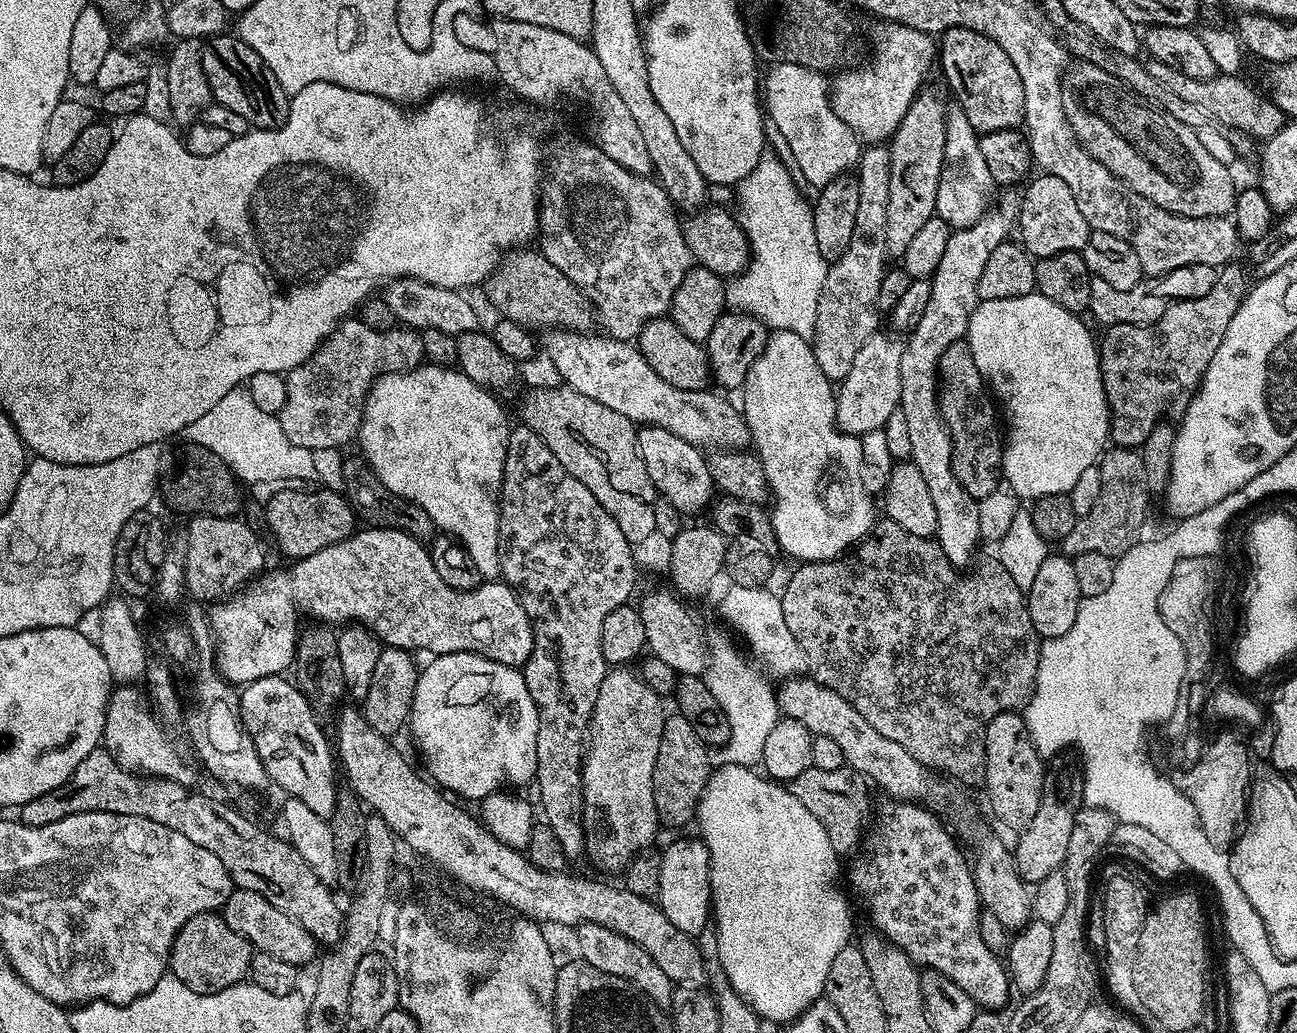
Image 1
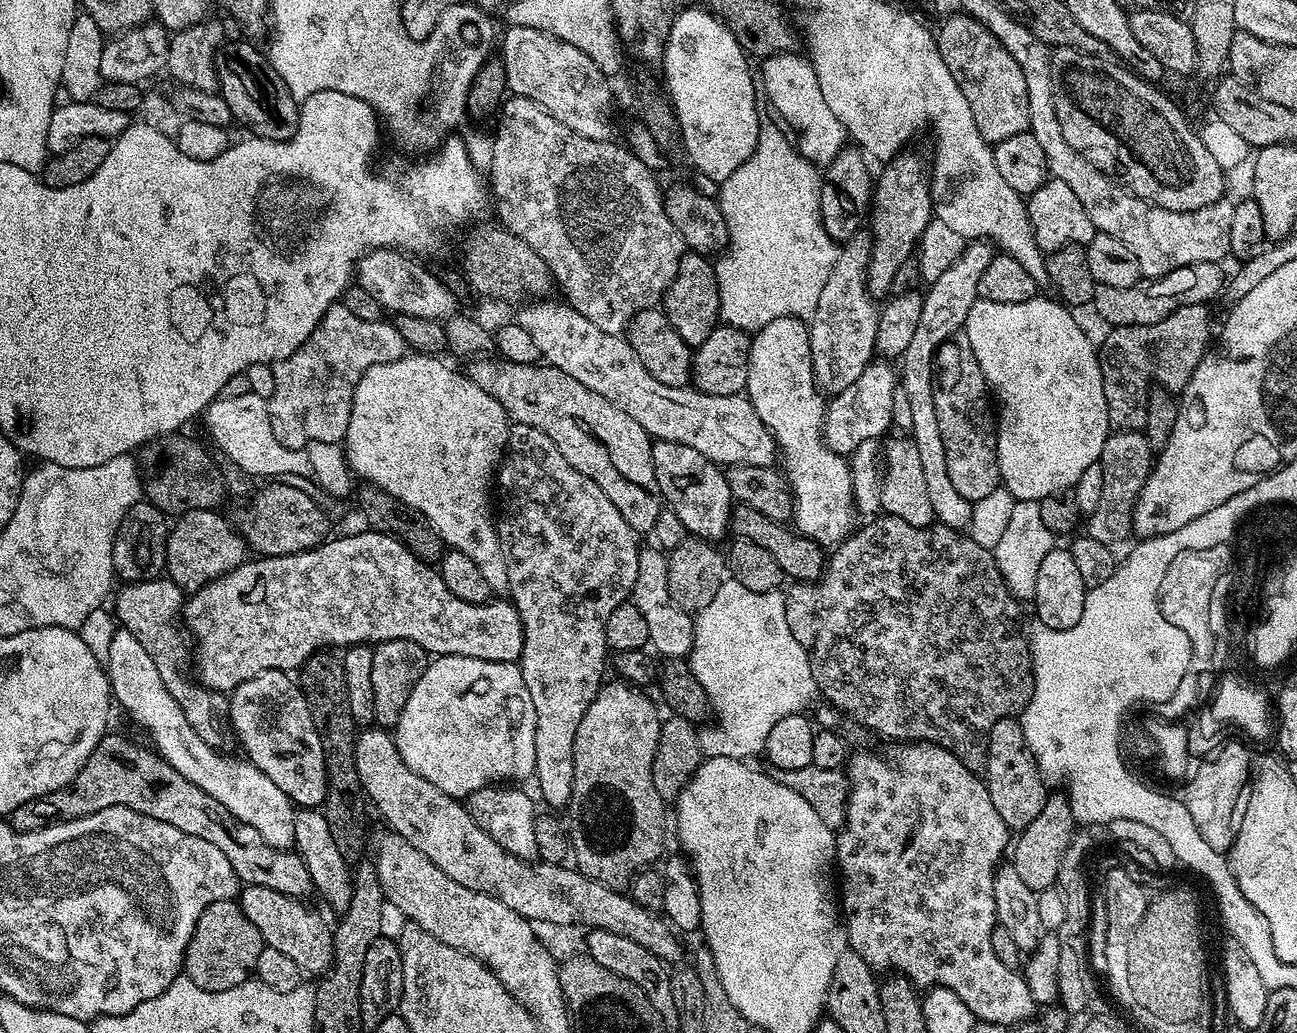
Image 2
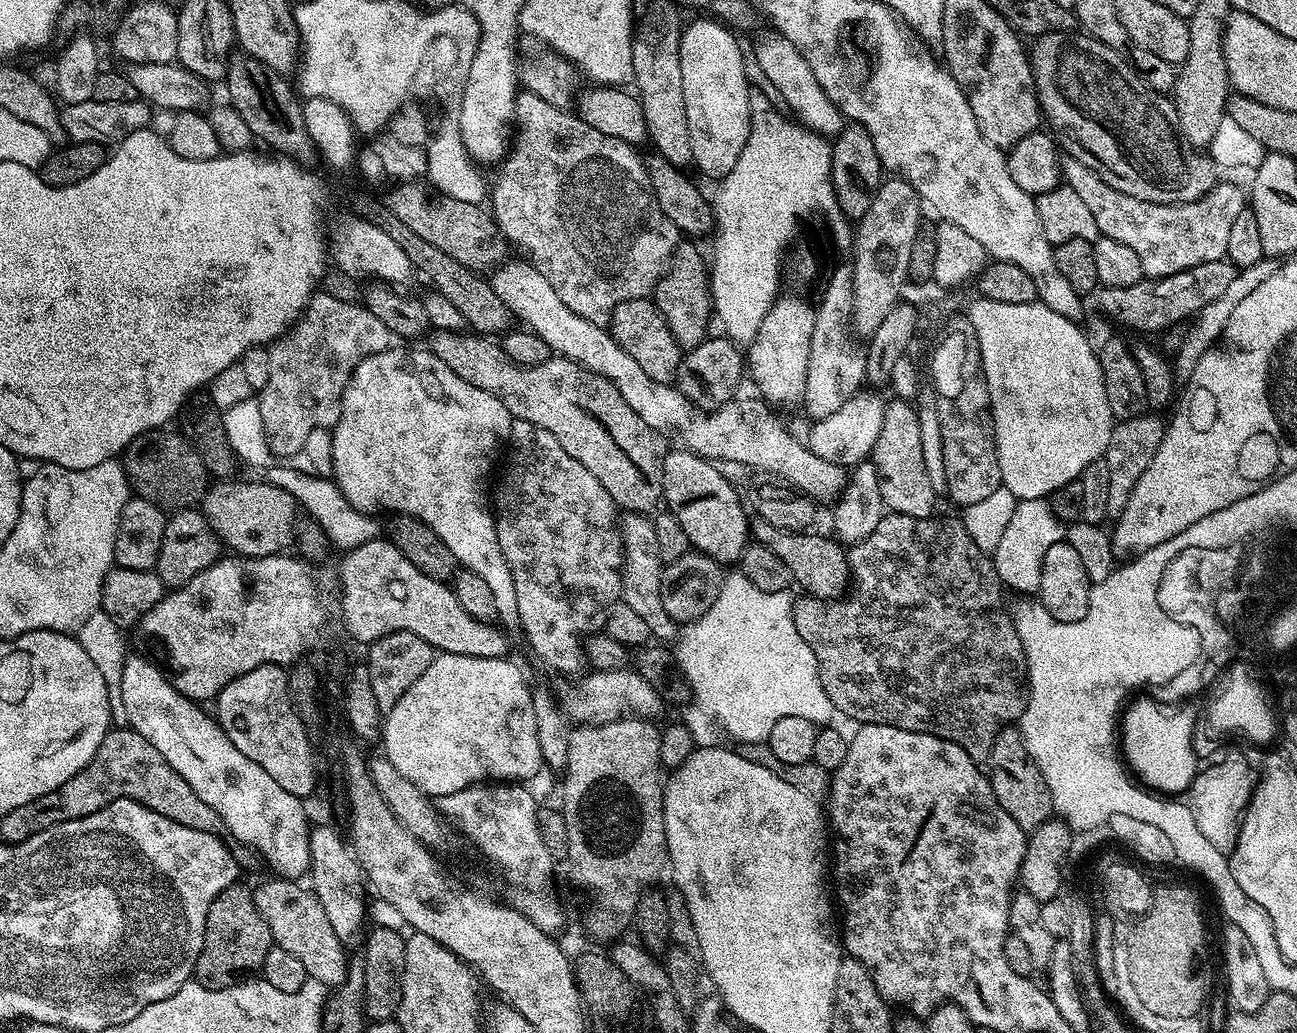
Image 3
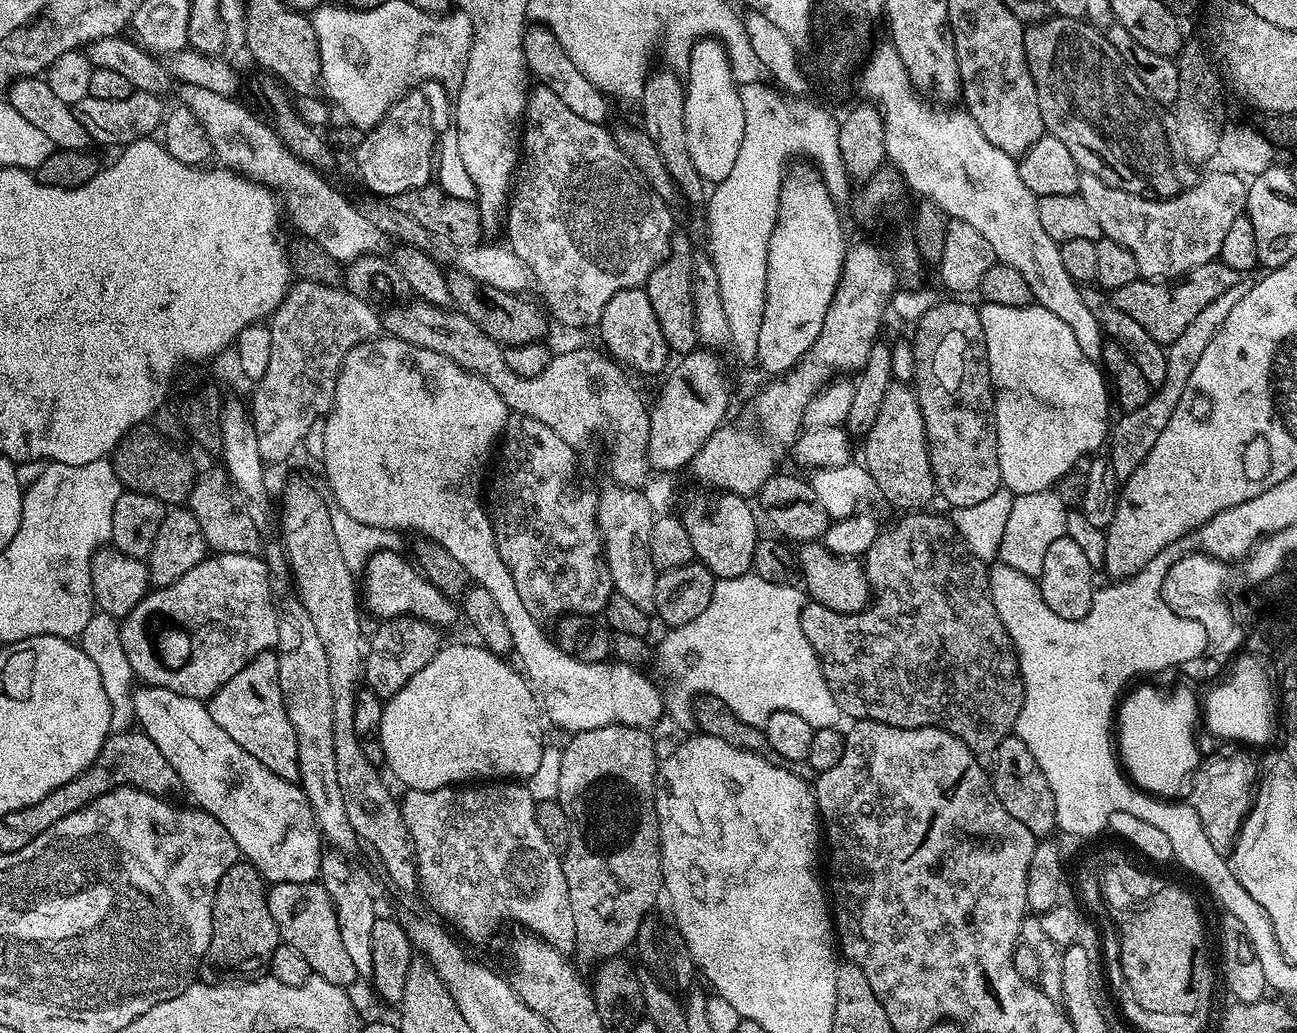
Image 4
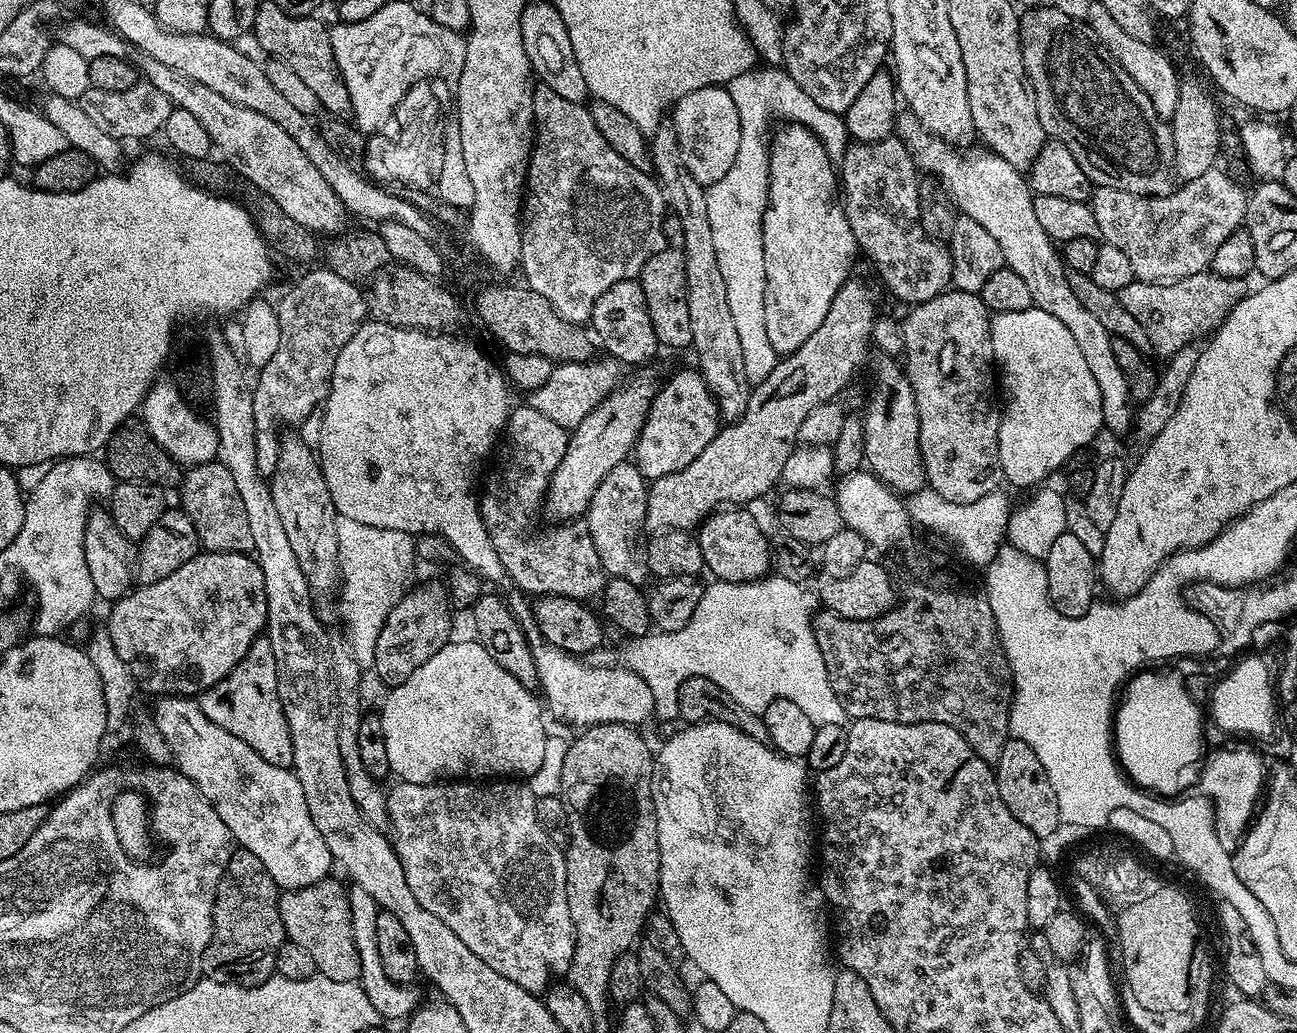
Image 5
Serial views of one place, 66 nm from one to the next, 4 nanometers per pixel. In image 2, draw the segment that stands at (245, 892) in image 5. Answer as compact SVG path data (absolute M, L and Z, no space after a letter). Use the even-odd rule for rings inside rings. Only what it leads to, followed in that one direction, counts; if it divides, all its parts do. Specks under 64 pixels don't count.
M235 899L214 902L202 910L198 918L198 926L188 943L188 949L184 955L183 975L188 977L194 986L198 986L207 992L215 992L222 988L233 988L242 982L246 982L256 970L258 954L262 954L265 947L264 936L258 934L258 928L242 914L239 903ZM215 932L225 932L228 941L224 945L212 944L204 940L204 936L212 936Z

